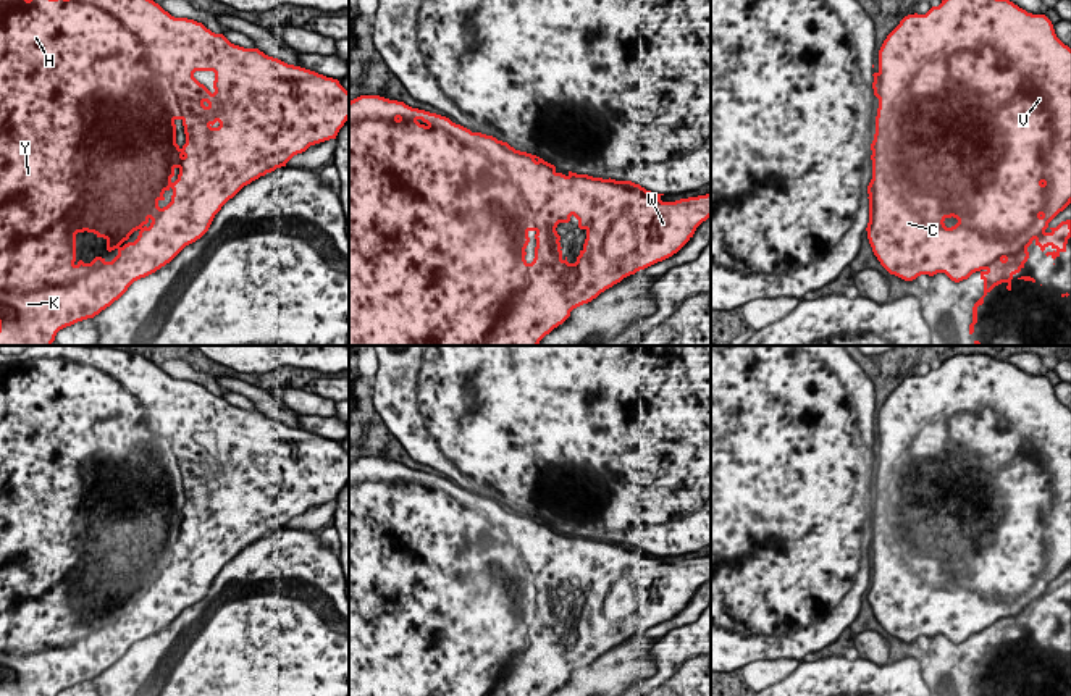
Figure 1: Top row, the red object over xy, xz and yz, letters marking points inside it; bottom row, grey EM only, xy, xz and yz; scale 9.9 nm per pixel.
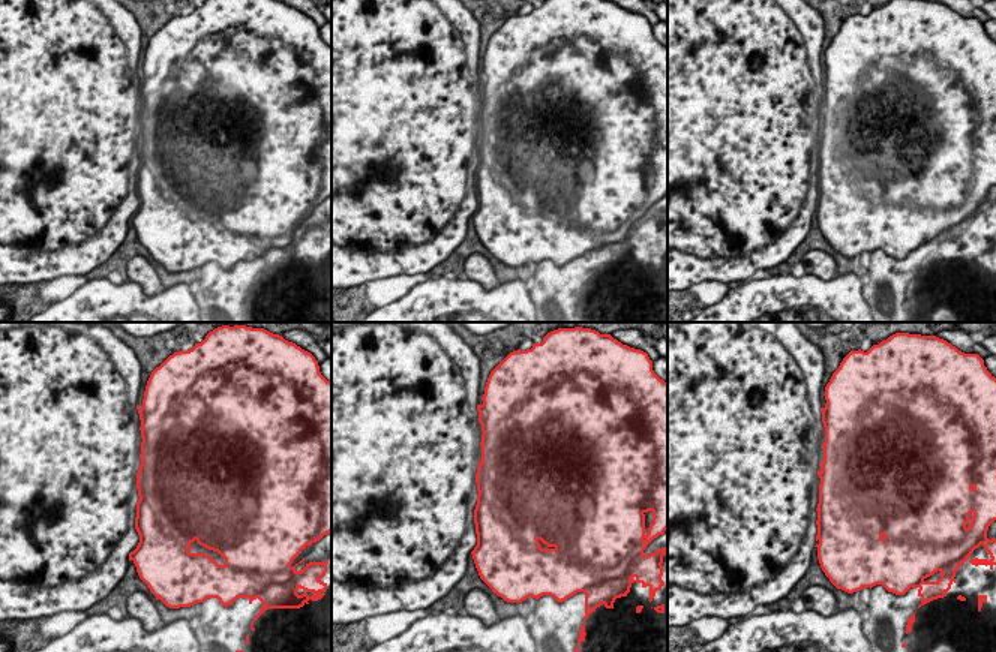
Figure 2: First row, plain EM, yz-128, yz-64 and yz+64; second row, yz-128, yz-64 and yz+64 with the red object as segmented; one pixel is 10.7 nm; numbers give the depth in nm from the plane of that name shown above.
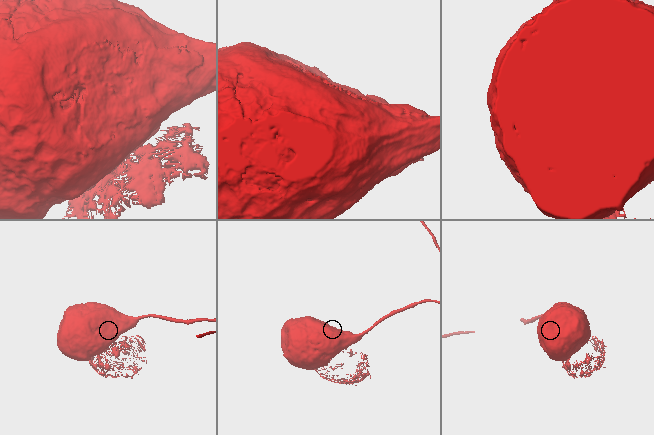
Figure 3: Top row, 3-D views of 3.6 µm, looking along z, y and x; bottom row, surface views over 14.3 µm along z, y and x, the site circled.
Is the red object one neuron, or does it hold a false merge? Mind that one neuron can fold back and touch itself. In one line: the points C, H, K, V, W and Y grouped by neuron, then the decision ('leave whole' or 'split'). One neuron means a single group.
C H K V W Y; leave whole

